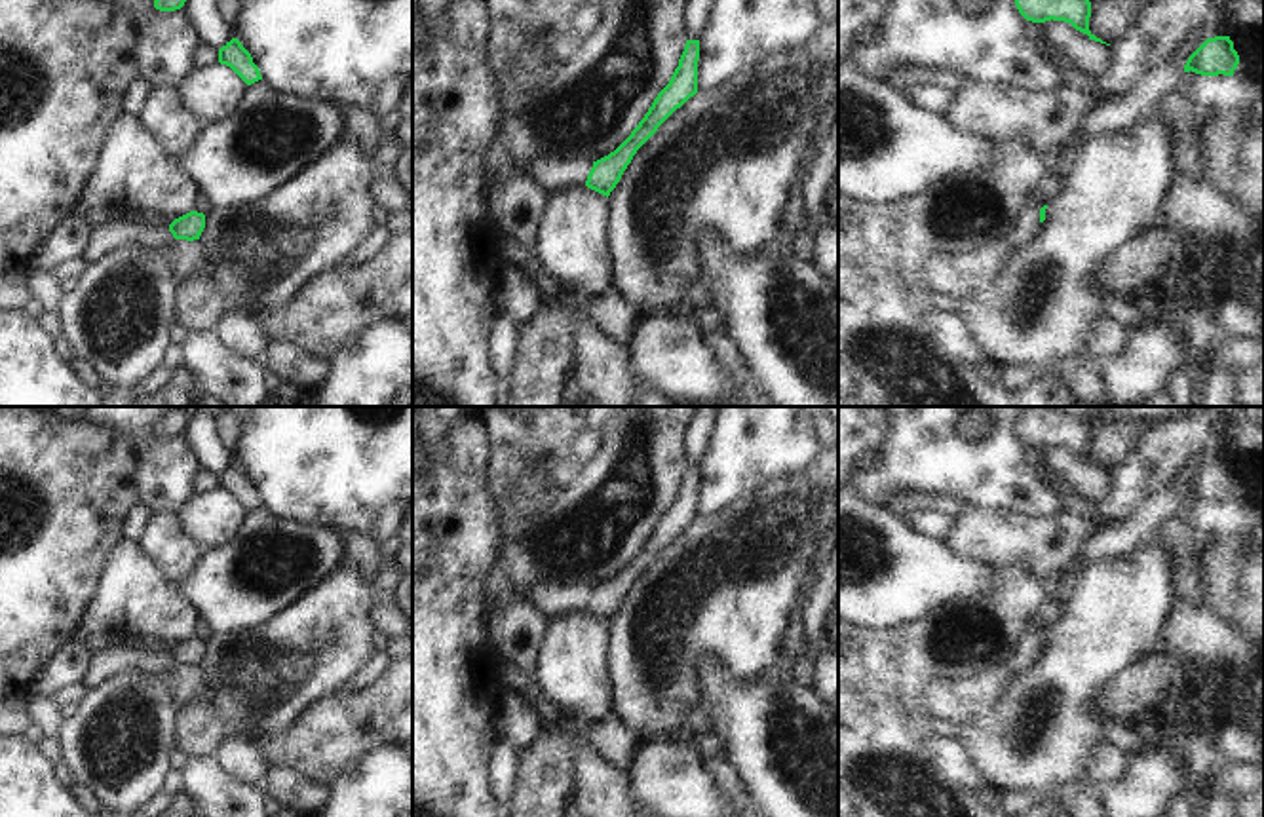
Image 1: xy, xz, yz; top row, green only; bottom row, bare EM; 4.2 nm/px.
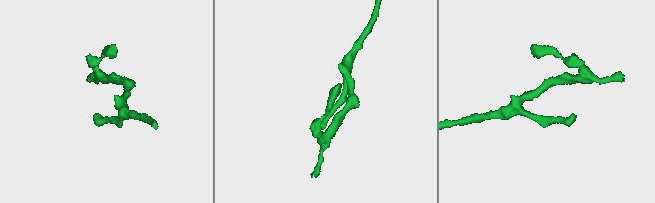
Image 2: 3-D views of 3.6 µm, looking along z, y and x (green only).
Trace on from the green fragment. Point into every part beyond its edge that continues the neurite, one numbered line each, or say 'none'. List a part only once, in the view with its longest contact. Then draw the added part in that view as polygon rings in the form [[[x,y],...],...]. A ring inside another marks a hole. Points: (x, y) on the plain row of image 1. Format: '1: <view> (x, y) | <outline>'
1: xz (552, 599) | [[[534,583],[525,598],[549,621],[557,616],[585,612],[591,593],[589,583]]]

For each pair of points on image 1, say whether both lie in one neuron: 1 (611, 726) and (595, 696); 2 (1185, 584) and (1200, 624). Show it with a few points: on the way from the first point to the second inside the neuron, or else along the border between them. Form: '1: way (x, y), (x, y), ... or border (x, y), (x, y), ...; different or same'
1: border (611, 711), (584, 724); different
2: border (1204, 601), (1175, 603); different

